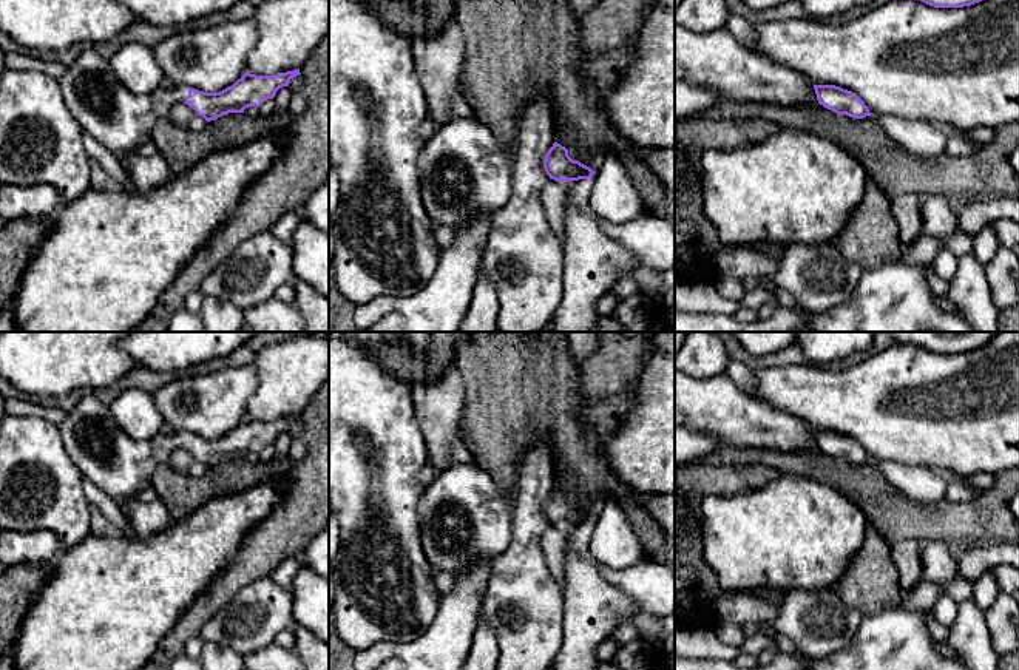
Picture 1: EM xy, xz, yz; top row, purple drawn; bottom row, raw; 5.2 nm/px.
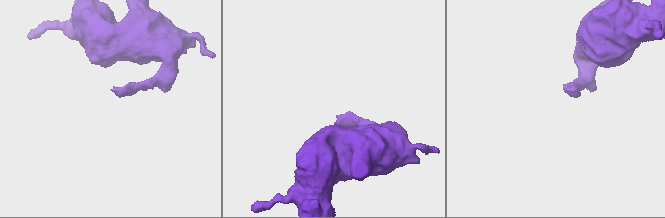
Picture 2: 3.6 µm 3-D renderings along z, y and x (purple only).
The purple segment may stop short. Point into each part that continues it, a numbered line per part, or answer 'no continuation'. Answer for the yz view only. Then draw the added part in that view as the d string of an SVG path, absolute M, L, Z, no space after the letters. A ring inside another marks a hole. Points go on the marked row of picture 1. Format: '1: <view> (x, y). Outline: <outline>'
no continuation

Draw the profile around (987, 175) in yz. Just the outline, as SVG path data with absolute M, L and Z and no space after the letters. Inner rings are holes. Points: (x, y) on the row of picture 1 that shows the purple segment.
M719 99L699 114L707 119L766 119L780 128L815 133L845 148L892 199L895 196L942 195L957 205L1000 198L1019 199L1019 179L1010 164L1010 147L1019 142L1019 120L996 128L994 137L967 157L948 153L925 157L891 139L866 116L854 119L820 103L783 107Z

